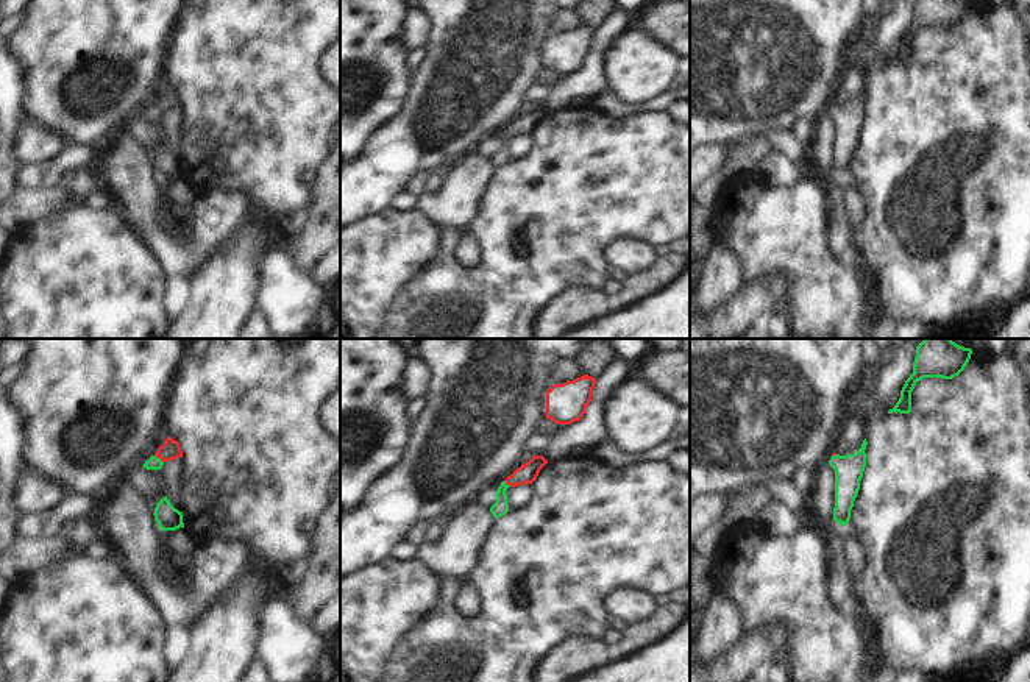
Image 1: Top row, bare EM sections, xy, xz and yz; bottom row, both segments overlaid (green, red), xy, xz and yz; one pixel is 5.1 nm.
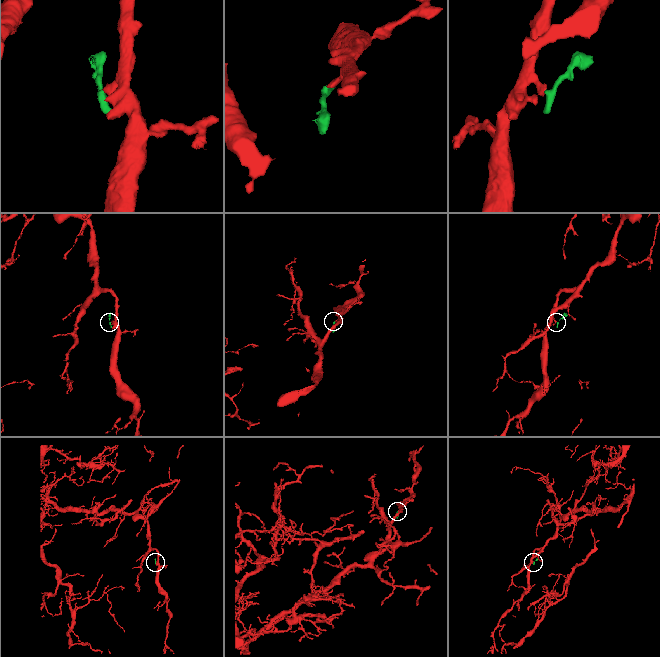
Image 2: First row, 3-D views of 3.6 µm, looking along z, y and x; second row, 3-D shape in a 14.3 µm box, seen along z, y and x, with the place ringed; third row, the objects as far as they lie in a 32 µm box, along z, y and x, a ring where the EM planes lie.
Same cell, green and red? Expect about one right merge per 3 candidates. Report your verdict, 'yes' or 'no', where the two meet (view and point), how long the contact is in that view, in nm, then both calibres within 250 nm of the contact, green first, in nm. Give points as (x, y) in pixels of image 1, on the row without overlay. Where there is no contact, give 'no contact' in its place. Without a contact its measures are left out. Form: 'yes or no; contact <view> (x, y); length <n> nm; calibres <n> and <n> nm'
yes; contact xy (159, 110); length 60 nm; calibres 70 and 100 nm

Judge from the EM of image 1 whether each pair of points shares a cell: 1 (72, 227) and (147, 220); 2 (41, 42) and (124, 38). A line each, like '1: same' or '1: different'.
1: different
2: same

